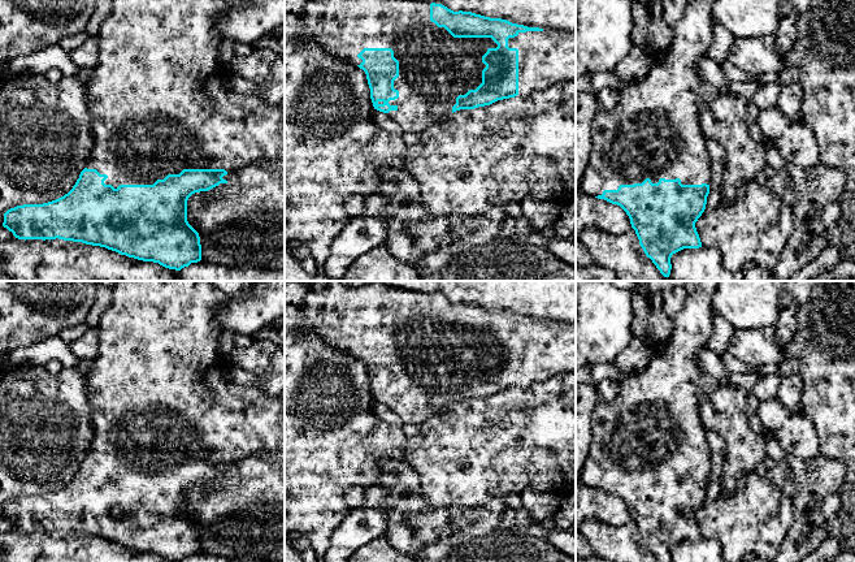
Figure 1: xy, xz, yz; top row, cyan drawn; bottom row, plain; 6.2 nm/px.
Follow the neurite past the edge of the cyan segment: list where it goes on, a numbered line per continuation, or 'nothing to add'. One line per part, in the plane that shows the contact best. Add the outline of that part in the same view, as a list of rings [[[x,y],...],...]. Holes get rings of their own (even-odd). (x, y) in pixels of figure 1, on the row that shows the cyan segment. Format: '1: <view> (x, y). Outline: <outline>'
1: xz (434, 68). Outline: [[[308,0],[300,20],[305,27],[305,38],[318,43],[333,56],[357,66],[363,62],[357,55],[364,48],[391,48],[399,61],[399,77],[394,88],[399,98],[390,100],[396,111],[387,114],[400,125],[403,131],[421,133],[430,125],[452,114],[452,107],[459,95],[476,90],[482,83],[482,70],[486,65],[482,56],[498,44],[491,38],[453,38],[444,27],[430,21],[430,4],[415,0]]]

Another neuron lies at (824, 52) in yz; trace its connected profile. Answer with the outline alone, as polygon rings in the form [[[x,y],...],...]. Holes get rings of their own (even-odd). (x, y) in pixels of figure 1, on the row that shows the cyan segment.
[[[811,0],[808,9],[798,16],[798,36],[784,61],[800,73],[800,114],[815,131],[821,163],[842,169],[846,176],[846,191],[855,193],[855,0]]]

